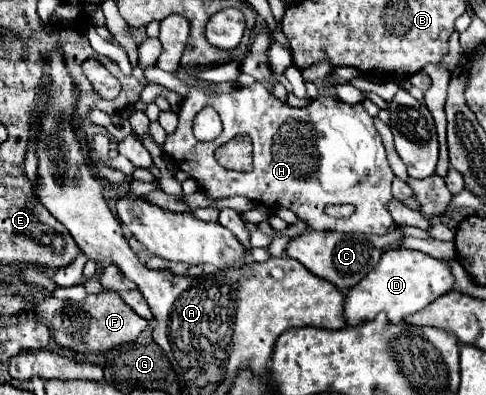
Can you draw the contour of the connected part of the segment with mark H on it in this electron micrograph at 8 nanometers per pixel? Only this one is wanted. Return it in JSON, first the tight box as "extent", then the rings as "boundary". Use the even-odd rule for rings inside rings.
{"extent":[163,71,393,235],"boundary":[[[179,71],[177,77],[181,81],[189,81],[189,93],[179,111],[179,127],[173,135],[167,135],[163,151],[167,157],[175,159],[179,169],[189,173],[199,187],[219,199],[231,195],[243,195],[253,203],[261,203],[265,207],[287,207],[297,213],[309,227],[317,231],[341,231],[341,233],[369,233],[369,235],[385,235],[387,229],[393,225],[393,217],[387,211],[387,203],[391,201],[391,181],[393,171],[387,163],[385,149],[381,137],[373,125],[373,117],[363,109],[361,103],[347,105],[335,97],[317,97],[309,101],[307,107],[295,109],[283,101],[279,101],[263,83],[253,83],[249,87],[233,87],[229,93],[211,93],[205,87],[205,81]],[[203,107],[213,107],[215,111],[225,111],[225,129],[213,141],[197,141],[193,135],[193,119]],[[239,133],[247,133],[253,139],[253,171],[251,173],[237,173],[223,169],[217,165],[213,151],[223,145],[225,141],[233,139]],[[329,203],[351,203],[355,205],[355,213],[347,219],[335,219],[325,215],[325,205]]]}

